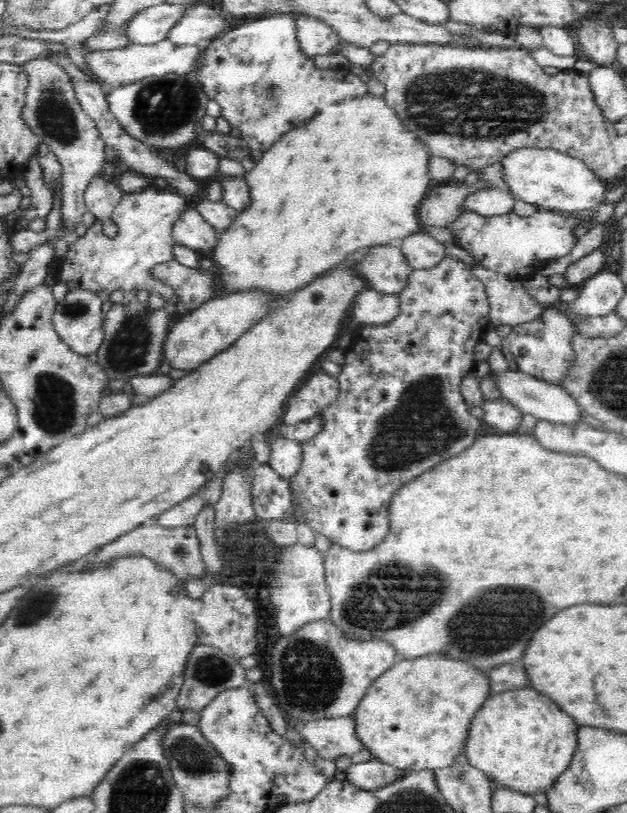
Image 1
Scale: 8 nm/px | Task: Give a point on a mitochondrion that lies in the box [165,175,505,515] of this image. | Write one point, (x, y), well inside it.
(421, 426)

